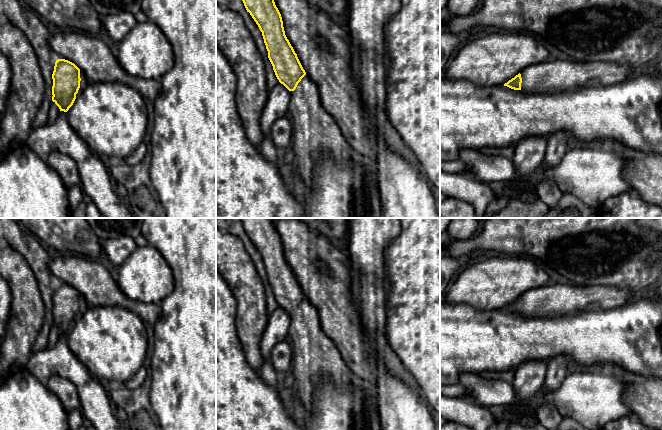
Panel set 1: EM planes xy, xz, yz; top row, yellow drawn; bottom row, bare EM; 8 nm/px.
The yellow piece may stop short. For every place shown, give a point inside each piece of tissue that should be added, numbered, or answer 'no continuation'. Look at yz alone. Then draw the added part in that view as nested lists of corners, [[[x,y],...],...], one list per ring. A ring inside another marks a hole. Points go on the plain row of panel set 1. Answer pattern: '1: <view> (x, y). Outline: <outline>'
1: yz (552, 300). Outline: [[[550,282],[520,296],[520,315],[525,319],[554,319],[585,311],[609,310],[623,306],[632,295],[630,290],[617,287]]]

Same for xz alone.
1: xz (314, 356). Outline: [[[308,298],[301,303],[294,315],[290,315],[290,319],[288,340],[292,346],[291,382],[296,388],[299,401],[309,412],[312,412],[314,410],[314,390],[319,379],[342,387],[351,381],[352,373],[333,341],[322,331],[318,311]]]

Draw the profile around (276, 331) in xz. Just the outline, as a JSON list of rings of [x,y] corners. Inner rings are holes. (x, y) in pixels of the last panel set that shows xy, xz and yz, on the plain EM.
[[[279,306],[276,310],[269,313],[268,322],[260,342],[263,364],[258,374],[268,385],[275,389],[280,388],[282,381],[281,376],[277,374],[270,362],[270,353],[278,343],[288,340],[290,323],[290,315]]]

